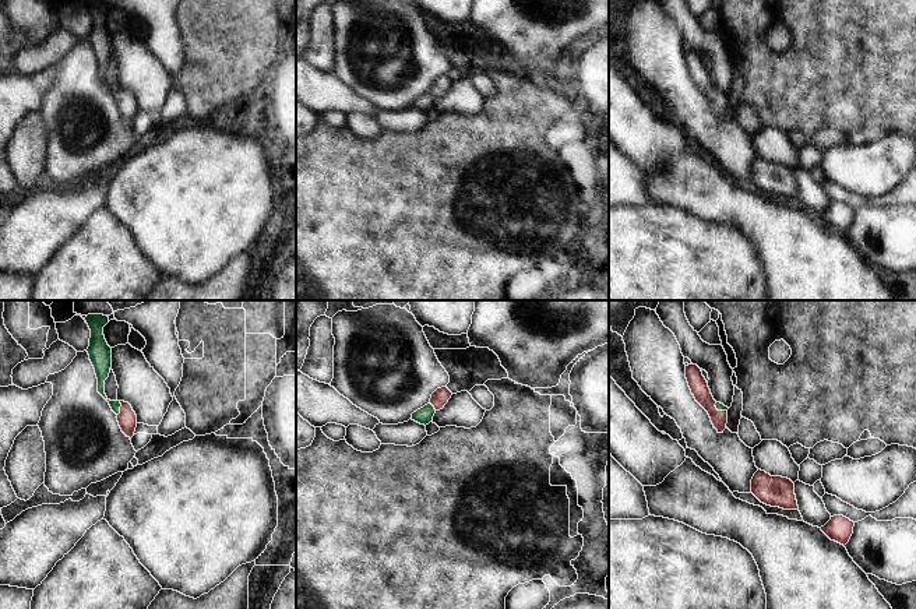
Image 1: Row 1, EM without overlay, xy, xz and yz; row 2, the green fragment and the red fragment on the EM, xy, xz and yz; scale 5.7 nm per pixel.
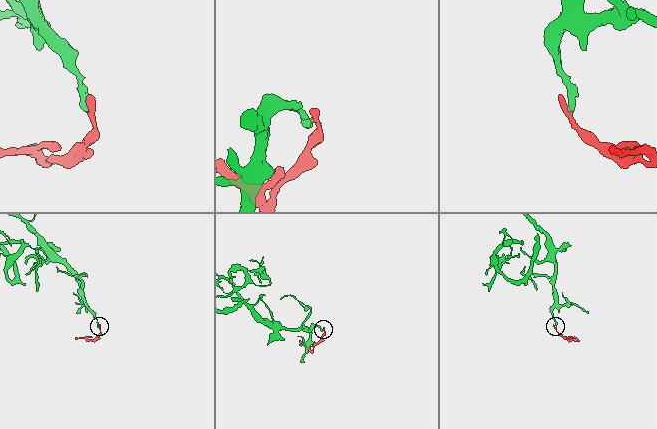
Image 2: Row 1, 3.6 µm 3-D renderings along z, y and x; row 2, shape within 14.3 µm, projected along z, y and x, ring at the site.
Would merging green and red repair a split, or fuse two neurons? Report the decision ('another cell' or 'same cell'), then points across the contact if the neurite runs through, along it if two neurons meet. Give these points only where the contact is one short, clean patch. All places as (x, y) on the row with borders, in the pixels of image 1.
same cell | across xy (102, 369), (101, 391), (119, 408), (127, 419)

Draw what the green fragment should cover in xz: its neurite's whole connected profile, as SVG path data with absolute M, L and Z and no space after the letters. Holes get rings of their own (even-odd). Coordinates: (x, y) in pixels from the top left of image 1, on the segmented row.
M447 387L437 388L431 394L430 402L413 412L411 419L424 426L429 425L433 422L434 413L444 408L451 395L452 392Z

